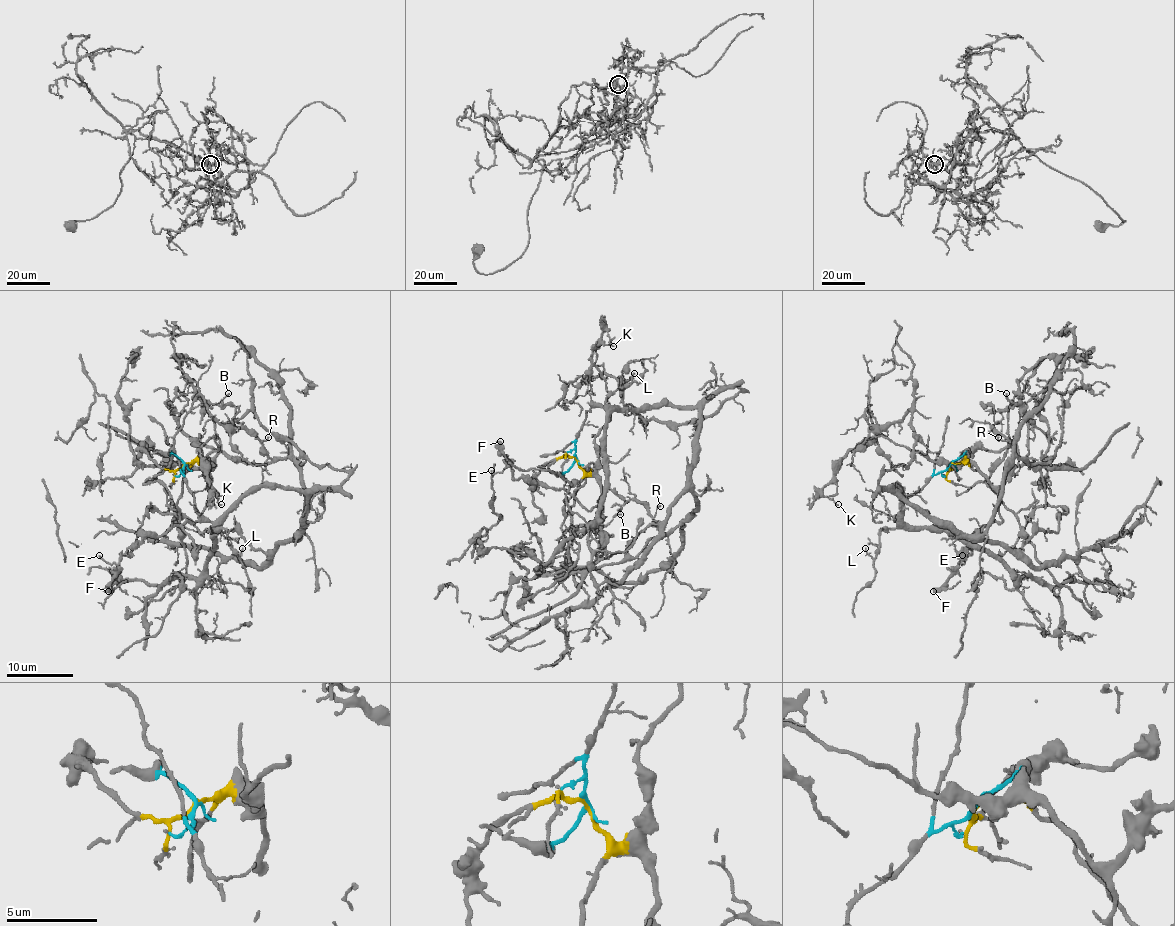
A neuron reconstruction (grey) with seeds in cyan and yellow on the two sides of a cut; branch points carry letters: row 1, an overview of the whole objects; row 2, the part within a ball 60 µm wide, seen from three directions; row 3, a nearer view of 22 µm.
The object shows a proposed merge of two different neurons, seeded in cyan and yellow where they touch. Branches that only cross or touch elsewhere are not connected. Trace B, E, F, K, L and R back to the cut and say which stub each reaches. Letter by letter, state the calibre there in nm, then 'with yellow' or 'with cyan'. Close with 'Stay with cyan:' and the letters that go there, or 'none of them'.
B: 140 nm | with yellow
E: 150 nm | with yellow
F: 650 nm | with yellow
K: 120 nm | with yellow
L: 120 nm | with cyan
R: 110 nm | with cyan
Stay with cyan: L, R

